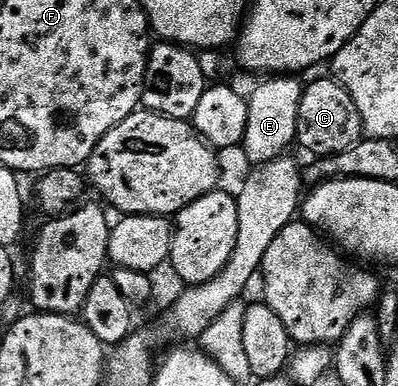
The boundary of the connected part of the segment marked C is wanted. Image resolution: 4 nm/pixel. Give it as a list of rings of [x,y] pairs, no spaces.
[[[336,79],[313,81],[301,90],[299,103],[299,123],[297,124],[296,144],[302,145],[314,158],[334,157],[343,151],[351,151],[365,137],[363,119],[355,99]]]

